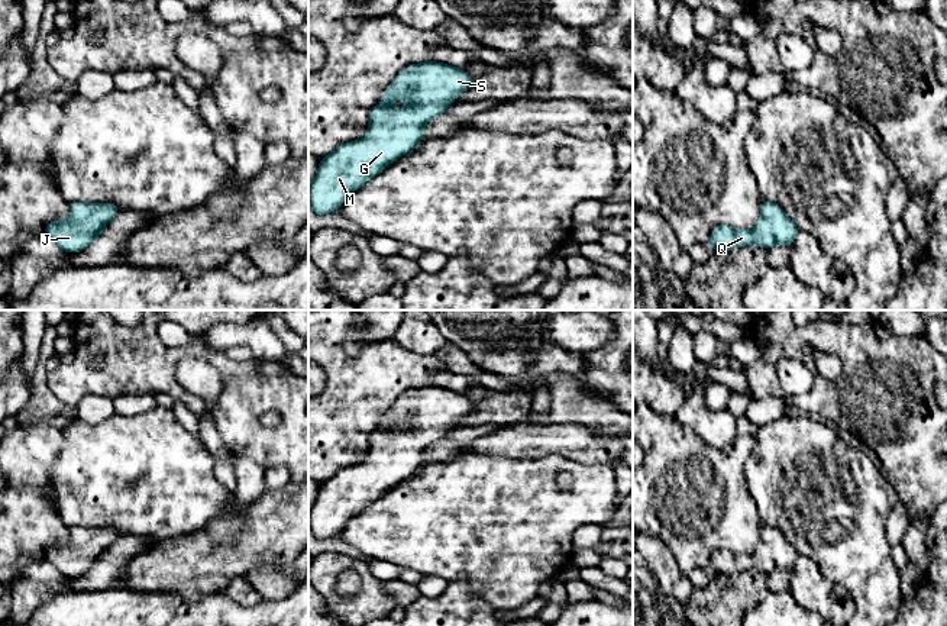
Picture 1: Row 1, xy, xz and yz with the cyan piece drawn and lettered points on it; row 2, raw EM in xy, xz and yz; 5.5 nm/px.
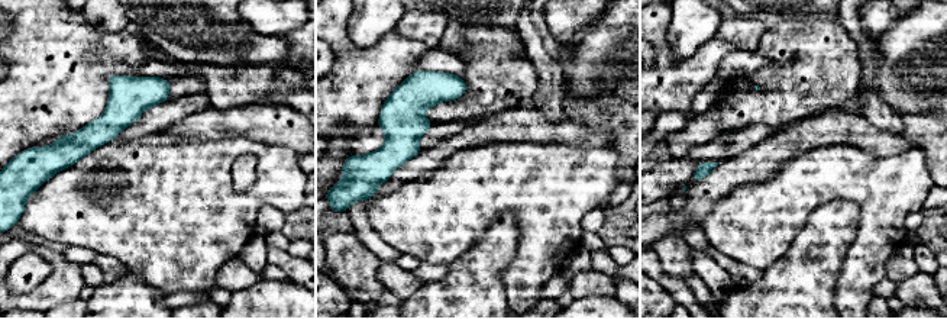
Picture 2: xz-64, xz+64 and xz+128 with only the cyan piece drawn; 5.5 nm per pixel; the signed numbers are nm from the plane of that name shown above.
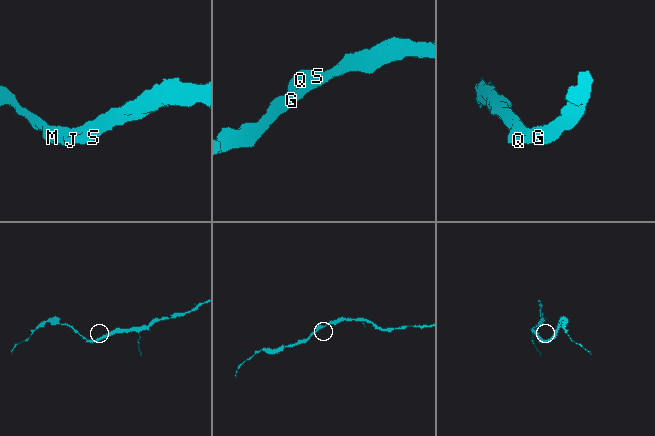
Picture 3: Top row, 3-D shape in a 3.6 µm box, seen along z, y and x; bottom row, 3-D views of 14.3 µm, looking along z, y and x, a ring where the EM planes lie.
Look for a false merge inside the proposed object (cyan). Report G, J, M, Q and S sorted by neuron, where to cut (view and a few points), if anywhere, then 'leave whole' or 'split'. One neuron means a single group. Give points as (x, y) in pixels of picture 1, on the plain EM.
groups G J M Q S; cut none; leave whole

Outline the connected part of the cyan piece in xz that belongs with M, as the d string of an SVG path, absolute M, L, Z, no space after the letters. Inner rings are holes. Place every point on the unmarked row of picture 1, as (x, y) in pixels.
M426 385L401 394L372 433L368 459L339 470L321 483L308 510L310 533L319 541L340 533L352 516L413 475L427 446L472 410L474 403L468 397L443 387ZM395 423L408 429L392 433Z

